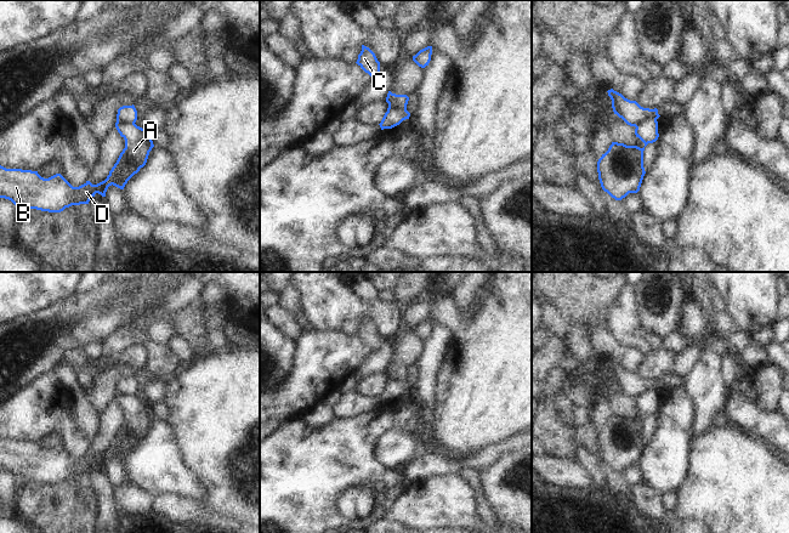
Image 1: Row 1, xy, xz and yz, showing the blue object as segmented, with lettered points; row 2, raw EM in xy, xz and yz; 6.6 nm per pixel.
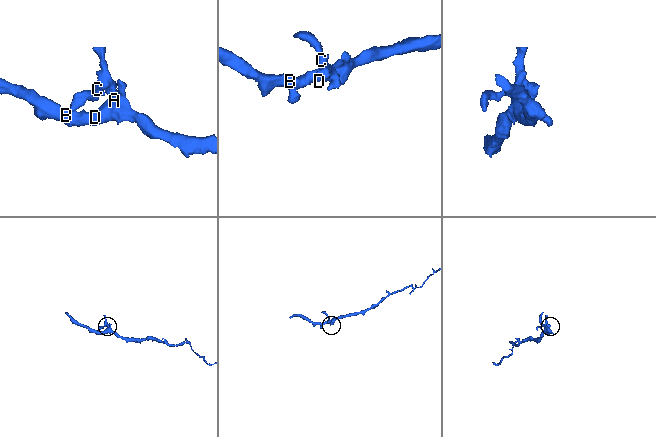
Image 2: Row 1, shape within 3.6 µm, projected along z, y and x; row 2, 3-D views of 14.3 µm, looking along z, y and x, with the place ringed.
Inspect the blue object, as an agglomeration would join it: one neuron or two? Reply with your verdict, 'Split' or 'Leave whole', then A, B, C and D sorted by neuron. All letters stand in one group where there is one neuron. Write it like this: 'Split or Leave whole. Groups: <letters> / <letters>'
Split. Groups: A B D / C.

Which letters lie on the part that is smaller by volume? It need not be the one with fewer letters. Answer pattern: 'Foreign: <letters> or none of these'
Foreign: C

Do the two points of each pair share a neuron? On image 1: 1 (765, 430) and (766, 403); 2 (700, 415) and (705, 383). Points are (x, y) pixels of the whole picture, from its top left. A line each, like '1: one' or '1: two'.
1: two
2: one

